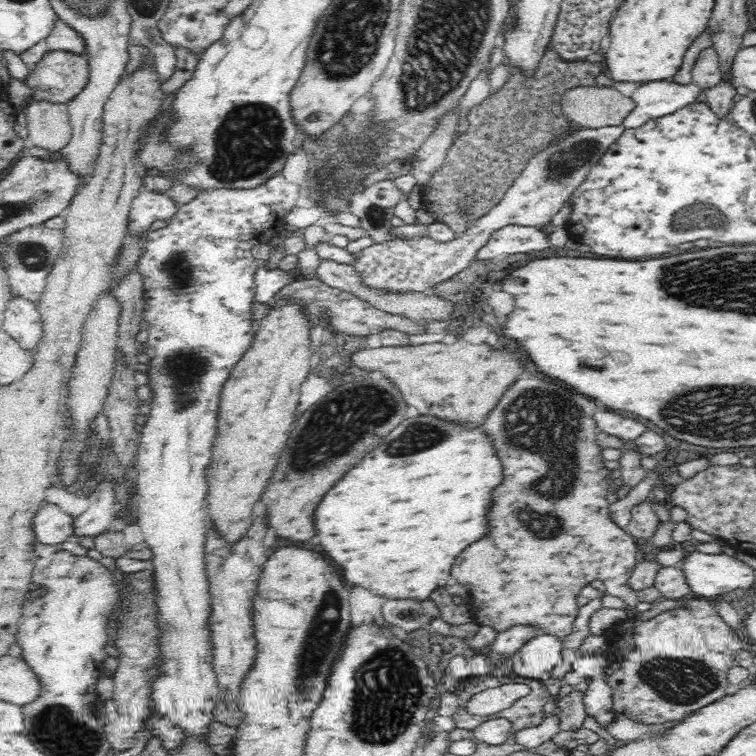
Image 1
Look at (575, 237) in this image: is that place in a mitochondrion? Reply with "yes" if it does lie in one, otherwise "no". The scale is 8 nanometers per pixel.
no

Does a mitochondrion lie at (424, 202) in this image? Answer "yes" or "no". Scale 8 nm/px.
no

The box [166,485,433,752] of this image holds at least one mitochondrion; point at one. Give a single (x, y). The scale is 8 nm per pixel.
(388, 689)

